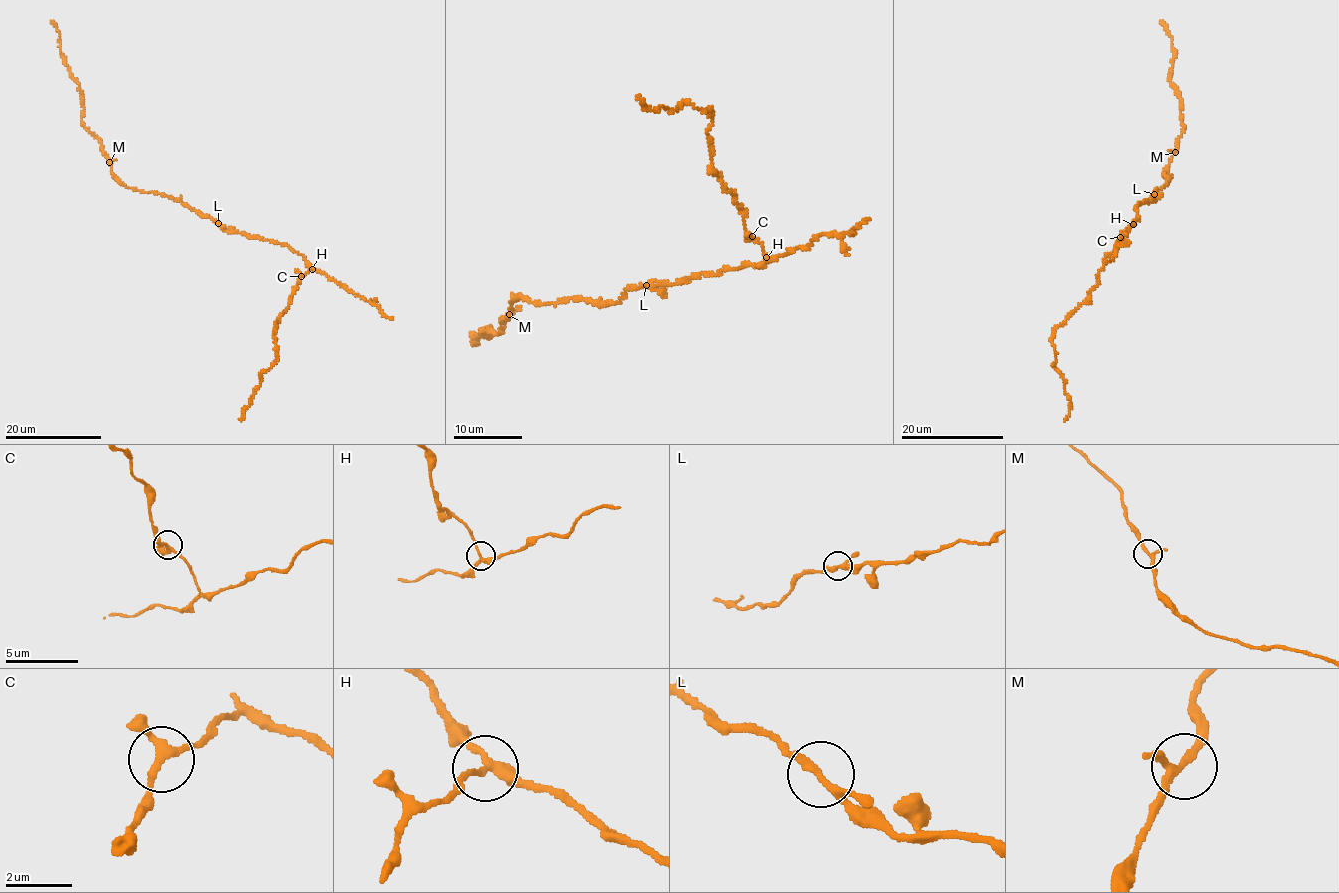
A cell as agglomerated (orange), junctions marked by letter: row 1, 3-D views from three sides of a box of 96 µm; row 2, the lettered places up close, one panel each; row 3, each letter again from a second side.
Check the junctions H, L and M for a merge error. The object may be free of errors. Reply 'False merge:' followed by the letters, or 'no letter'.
False merge: H

